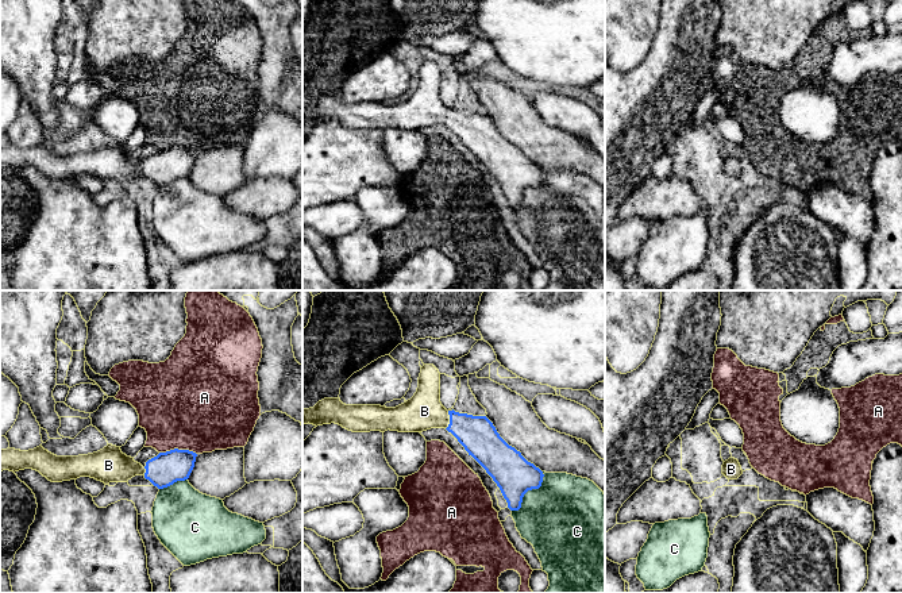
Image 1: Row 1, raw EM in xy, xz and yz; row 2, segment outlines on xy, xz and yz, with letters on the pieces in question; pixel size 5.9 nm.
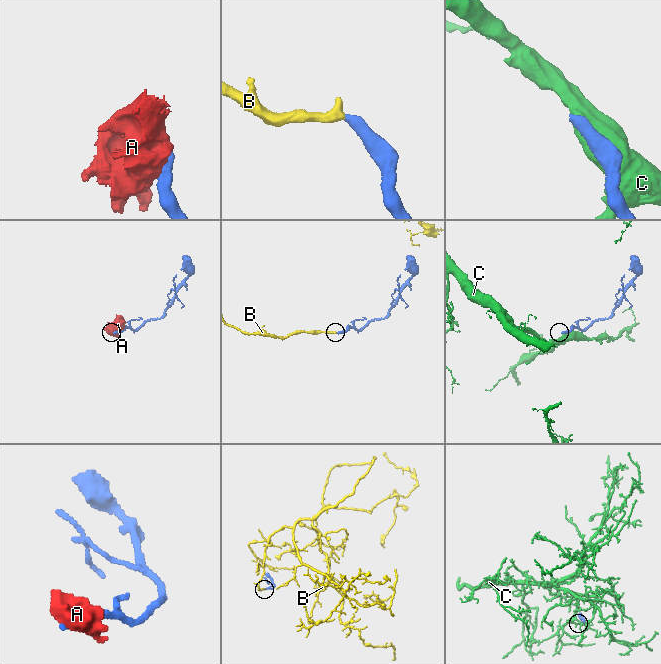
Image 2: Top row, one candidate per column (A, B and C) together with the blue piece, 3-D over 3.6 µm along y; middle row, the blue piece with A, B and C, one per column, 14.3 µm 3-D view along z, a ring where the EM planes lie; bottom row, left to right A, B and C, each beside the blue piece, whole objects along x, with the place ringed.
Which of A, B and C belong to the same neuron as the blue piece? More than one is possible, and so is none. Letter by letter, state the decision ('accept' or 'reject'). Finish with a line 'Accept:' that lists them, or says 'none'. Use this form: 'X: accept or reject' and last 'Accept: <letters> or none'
A: reject
B: accept
C: reject
Accept: B

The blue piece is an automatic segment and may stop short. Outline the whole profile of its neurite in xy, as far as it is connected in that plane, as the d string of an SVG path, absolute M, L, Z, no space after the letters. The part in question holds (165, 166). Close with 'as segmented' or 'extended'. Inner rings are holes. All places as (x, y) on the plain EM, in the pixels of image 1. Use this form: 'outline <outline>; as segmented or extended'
outline M108 142L103 147L78 154L57 154L42 143L20 149L7 146L0 149L0 169L32 166L51 180L90 174L108 182L127 180L135 173L143 173L158 186L189 176L197 151L189 147L170 147L149 157L143 165L134 155L122 150L120 145Z; extended

